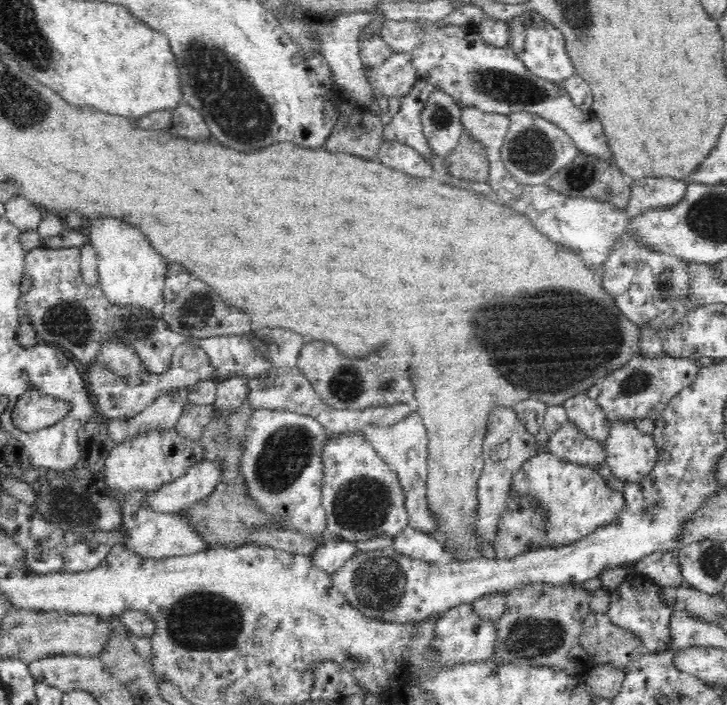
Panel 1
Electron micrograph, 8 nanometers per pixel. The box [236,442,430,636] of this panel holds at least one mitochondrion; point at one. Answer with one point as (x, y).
(362, 505)

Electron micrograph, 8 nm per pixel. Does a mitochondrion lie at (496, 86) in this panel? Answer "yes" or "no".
yes

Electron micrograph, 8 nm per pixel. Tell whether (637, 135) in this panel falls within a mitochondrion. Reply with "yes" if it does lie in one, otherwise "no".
no

